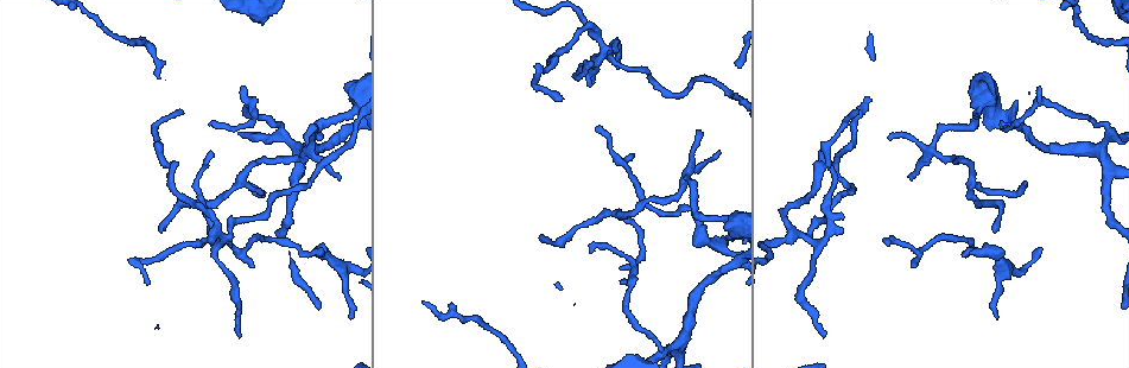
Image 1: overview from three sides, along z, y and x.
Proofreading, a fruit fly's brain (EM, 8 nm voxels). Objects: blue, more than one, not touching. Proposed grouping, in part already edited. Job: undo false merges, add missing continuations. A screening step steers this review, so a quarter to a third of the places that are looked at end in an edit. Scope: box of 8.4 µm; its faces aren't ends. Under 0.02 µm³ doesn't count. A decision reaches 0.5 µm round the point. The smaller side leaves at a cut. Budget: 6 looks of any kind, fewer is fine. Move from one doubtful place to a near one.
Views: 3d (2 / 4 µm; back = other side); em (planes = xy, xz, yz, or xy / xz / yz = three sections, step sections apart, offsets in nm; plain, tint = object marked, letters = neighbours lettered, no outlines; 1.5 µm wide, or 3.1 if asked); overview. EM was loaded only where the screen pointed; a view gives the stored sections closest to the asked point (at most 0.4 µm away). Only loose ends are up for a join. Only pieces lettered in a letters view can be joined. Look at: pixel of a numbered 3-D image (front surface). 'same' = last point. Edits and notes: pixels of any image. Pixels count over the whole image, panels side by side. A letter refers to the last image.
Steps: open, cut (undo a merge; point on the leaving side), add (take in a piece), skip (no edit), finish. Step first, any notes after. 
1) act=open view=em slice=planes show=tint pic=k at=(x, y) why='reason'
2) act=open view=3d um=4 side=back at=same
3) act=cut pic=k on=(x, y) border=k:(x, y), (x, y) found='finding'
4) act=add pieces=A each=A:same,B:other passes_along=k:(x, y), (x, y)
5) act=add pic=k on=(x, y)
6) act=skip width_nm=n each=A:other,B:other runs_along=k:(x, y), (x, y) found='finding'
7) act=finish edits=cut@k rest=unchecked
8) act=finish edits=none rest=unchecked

act=open view=3d um=2 pic=1 at=(633, 155) why='tapers out'

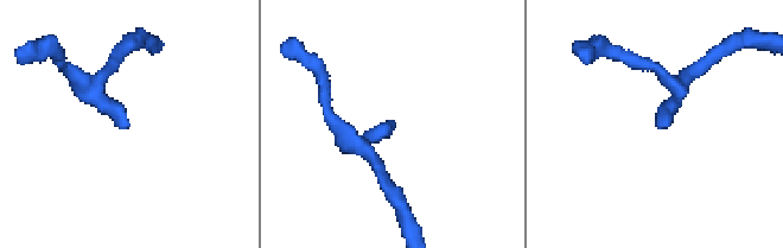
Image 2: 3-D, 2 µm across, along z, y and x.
act=open view=em slice=planes show=plain pic=2 at=(394, 121) why='now the EM'

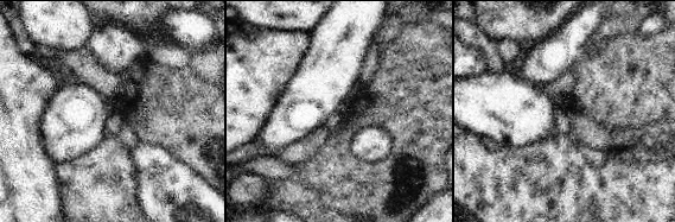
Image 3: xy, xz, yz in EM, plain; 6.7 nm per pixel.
act=open view=em slice=planes show=letters at=same why='what lies round it'

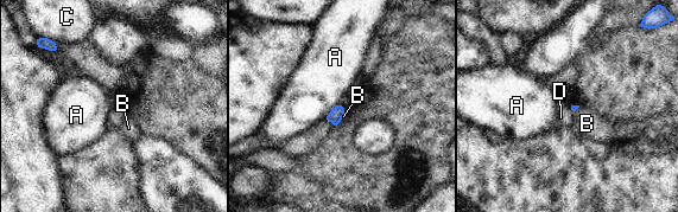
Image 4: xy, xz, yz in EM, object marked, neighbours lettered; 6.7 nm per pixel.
act=skip each=A:other,B:other,C:other,D:other border=4:(340, 104), (343, 108) found='none of them fits'

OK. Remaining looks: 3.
act=open view=3d um=4 pic=1 at=(819, 151) why='thin end'

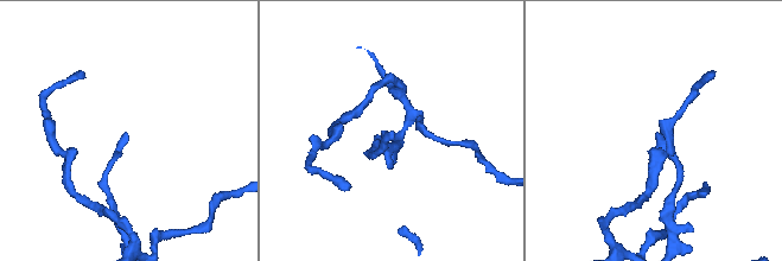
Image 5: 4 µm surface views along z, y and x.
act=open view=em slice=planes show=plain pic=5 at=(657, 136)

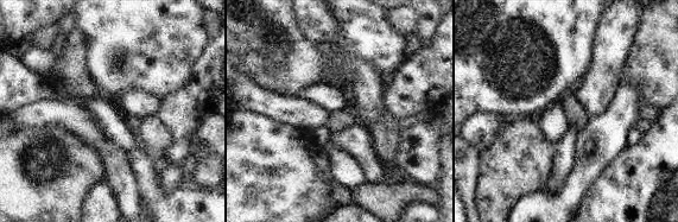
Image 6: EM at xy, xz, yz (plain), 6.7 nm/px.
act=open view=em slice=planes show=letters at=same

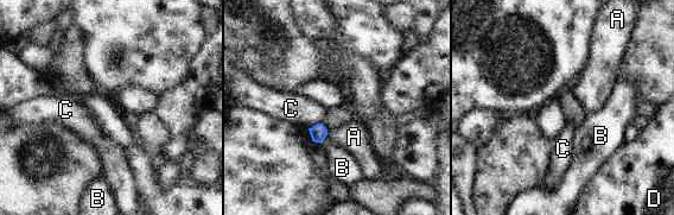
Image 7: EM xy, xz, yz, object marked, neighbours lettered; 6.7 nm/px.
act=skip width_nm=110 each=A:other,B:other,C:other,D:other border=7:(320, 122), (309, 128) found='none of them fits'

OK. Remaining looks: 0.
act=finish edits=none rest=unchecked

